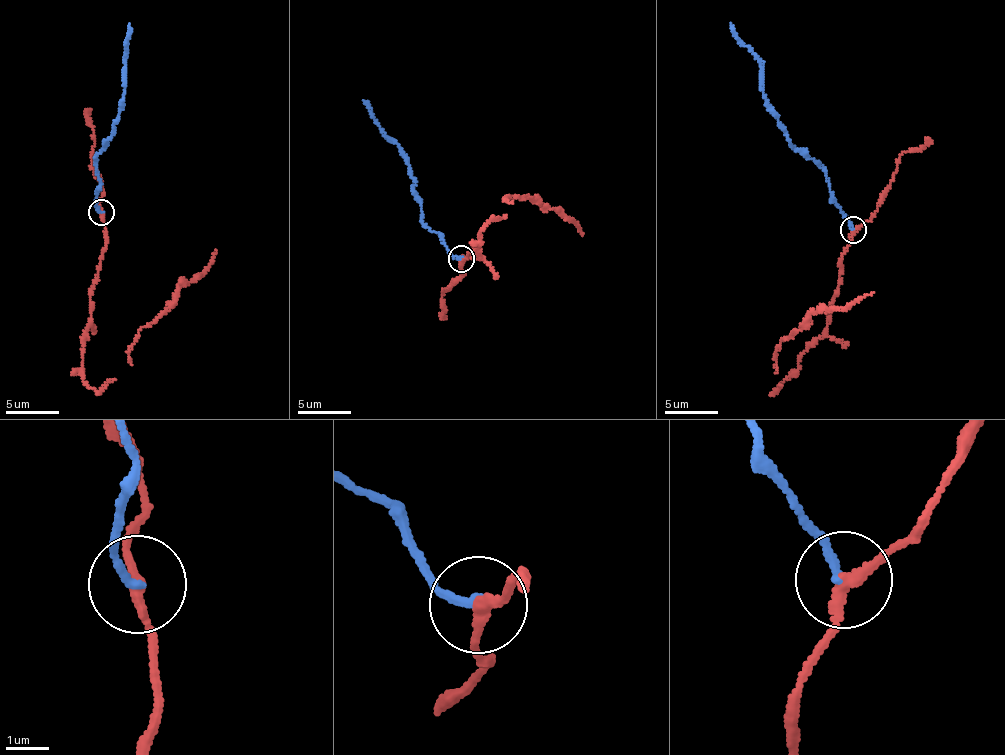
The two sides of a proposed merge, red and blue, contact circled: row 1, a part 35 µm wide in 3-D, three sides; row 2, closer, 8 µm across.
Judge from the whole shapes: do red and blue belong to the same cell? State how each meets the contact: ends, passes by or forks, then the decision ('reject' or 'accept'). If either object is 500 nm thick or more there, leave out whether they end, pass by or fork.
red passes by; blue ends there; reject

